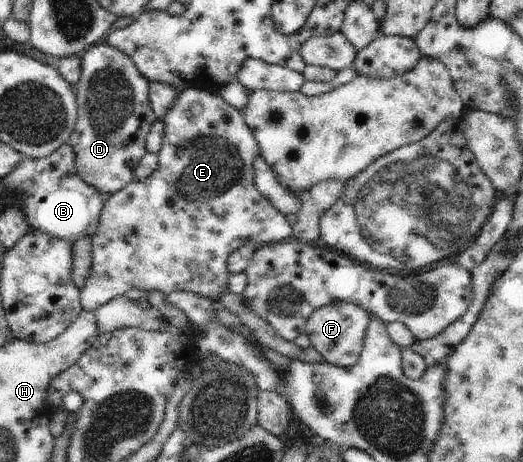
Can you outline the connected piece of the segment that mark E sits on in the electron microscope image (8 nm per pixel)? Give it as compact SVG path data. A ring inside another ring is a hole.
M191 87L185 88L174 101L174 106L166 113L164 121L163 145L158 156L158 164L154 172L144 180L133 179L122 190L110 195L102 207L100 222L97 231L92 237L92 266L90 274L85 280L84 286L80 289L80 302L83 310L97 311L102 305L117 296L128 293L129 290L138 289L144 292L157 290L166 296L178 291L193 292L203 297L209 298L217 303L222 294L228 293L228 281L232 273L228 268L228 257L236 249L245 244L264 245L276 243L281 239L289 238L292 235L292 225L287 222L283 215L275 206L257 191L254 182L254 163L260 155L260 145L253 135L251 128L245 123L244 115L237 108L229 105L219 93L211 88Z

